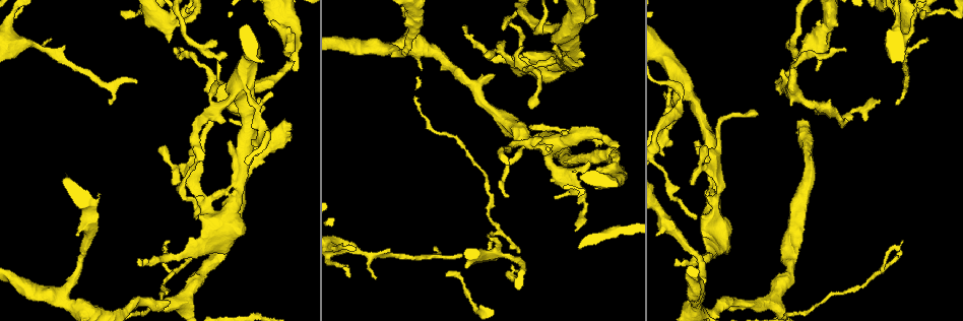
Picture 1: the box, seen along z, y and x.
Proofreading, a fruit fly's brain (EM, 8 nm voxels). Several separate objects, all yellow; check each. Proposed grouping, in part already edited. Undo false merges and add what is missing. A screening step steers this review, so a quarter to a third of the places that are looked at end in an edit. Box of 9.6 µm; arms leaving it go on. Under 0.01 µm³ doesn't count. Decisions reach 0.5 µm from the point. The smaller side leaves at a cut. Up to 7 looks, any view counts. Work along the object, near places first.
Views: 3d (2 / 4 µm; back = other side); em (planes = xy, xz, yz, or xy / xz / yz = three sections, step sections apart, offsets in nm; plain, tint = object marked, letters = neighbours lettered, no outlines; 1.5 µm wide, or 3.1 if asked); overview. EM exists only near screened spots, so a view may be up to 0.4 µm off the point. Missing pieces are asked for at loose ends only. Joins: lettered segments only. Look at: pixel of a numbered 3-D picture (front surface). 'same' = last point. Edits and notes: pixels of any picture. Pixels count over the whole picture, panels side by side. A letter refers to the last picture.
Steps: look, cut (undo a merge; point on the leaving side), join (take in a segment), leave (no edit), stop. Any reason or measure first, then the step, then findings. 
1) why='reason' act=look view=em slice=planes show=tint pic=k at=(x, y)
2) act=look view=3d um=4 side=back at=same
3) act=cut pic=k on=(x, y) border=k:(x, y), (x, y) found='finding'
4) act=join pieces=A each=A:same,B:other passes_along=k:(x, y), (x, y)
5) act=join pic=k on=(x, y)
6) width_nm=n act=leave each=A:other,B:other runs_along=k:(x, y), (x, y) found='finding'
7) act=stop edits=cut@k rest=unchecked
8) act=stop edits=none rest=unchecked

why='narrows sharply' act=look view=3d um=4 pic=1 at=(928, 15)

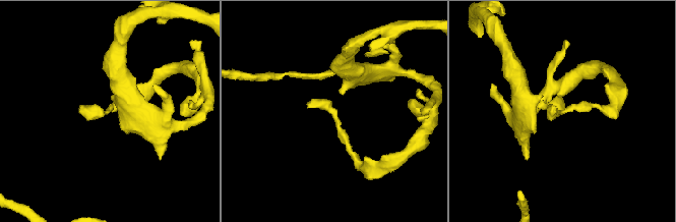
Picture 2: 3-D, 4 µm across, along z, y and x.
act=look view=em slice=xy step=8 show=tint pic=2 at=(106, 113)

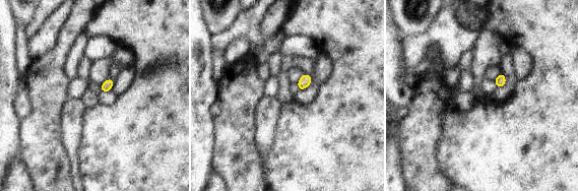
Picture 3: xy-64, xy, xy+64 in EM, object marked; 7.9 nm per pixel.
why='another direction' act=look view=em slice=planes show=letters at=same

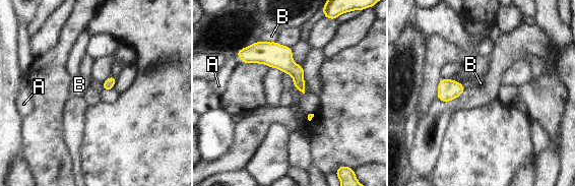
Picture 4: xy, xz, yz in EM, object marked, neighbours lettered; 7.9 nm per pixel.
act=leave each=A:other,B:other found='continuous, no second cell'

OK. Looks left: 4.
why='thin end' act=look view=em slice=planes show=tint pic=1 at=(137, 82)

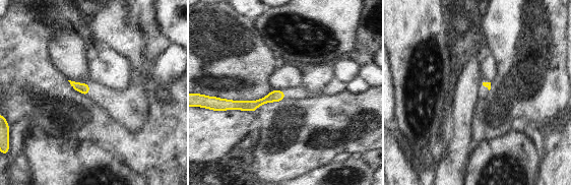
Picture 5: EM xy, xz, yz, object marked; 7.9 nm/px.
why='see the neighbours' act=look view=em slice=planes show=letters at=same

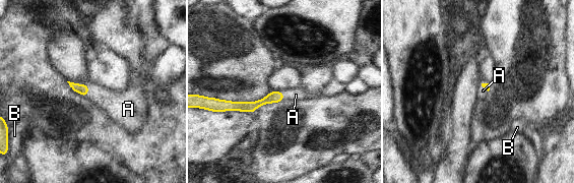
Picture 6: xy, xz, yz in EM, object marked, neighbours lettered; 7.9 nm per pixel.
act=join pieces=A each=A:same,B:other passes_along=6:(79, 88), (87, 90), (115, 105) found='it goes on there'

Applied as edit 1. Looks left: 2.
why='long arm stops here' act=look view=em slice=xz step=4 show=letters pic=1 at=(612, 148)

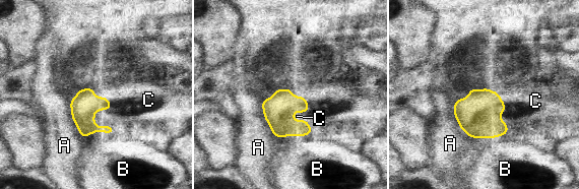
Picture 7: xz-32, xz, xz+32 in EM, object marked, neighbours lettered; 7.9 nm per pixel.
width_nm=220 act=join pieces=C each=A:other,B:other,C:same passes_along=7:(278, 111), (306, 111), (297, 116) found='the cell continues'

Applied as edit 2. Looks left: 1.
act=stop edits=join@6,join@7 rest=unchecked

